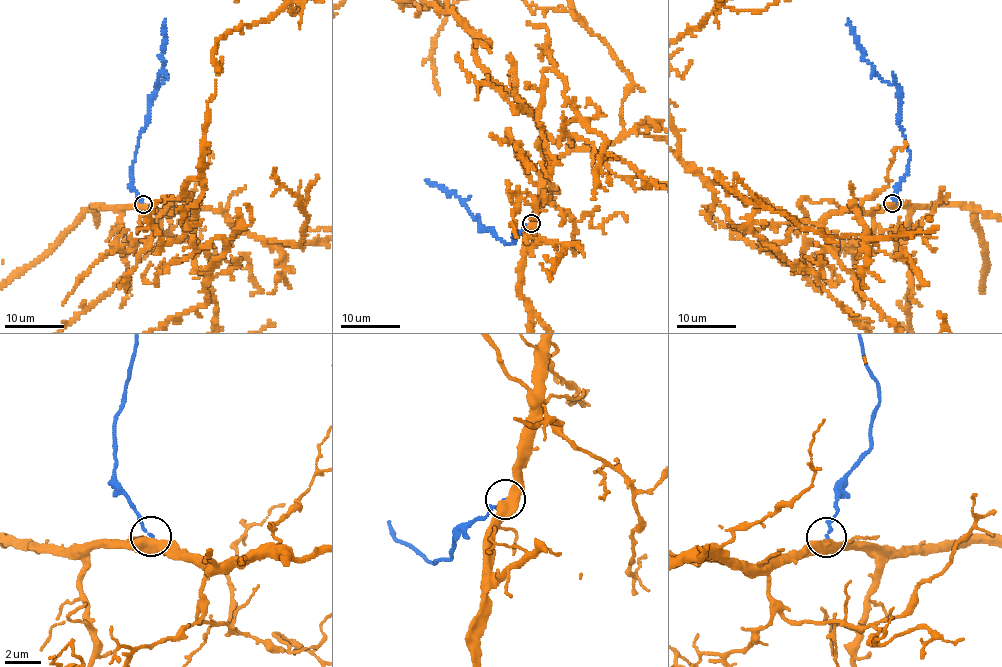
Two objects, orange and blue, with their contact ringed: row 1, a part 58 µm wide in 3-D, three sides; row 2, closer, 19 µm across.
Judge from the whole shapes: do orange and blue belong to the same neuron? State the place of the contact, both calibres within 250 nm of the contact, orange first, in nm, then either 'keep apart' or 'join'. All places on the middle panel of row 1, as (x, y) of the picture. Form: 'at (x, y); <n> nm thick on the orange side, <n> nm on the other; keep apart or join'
at (531, 223); 550 nm thick on the orange side, 160 nm on the other; keep apart

